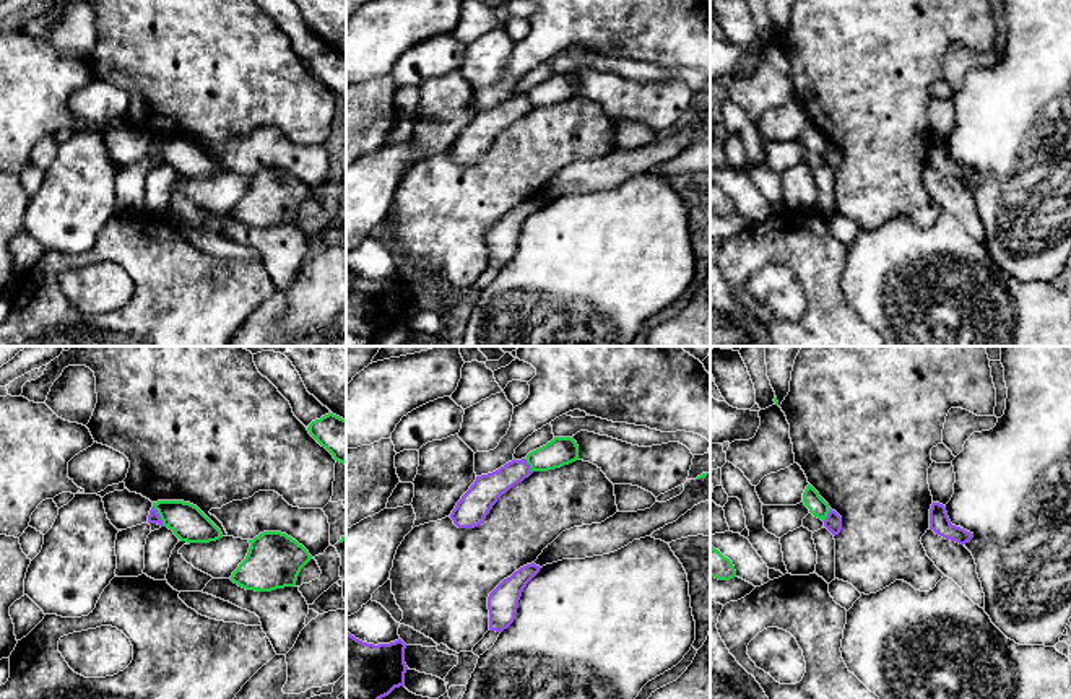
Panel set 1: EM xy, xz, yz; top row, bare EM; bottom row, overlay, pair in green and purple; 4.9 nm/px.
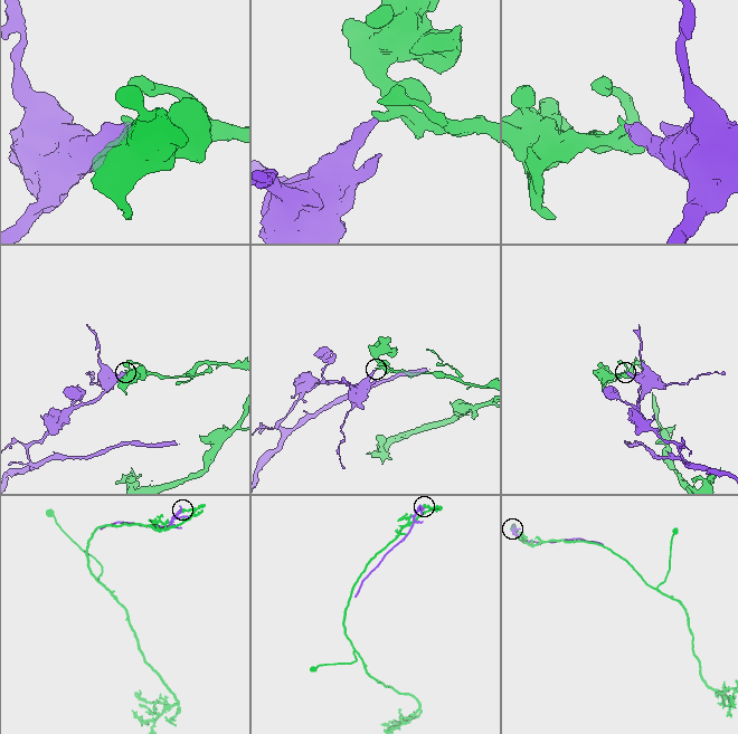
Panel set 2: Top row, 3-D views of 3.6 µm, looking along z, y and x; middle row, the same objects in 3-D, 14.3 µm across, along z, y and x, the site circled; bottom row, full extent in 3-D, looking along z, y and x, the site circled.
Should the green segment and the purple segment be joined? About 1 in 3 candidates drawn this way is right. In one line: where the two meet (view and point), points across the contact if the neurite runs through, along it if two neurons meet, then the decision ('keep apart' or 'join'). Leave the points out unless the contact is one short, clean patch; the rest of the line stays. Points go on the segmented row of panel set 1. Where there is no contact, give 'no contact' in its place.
contact xy (160, 516); border xy (153, 506), (164, 525); keep apart

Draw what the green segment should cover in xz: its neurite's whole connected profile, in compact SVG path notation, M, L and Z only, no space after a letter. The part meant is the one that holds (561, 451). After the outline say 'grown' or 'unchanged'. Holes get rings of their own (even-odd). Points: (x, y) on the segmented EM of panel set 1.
M554 437L546 445L530 452L527 463L531 471L548 471L579 460L579 445L572 437Z | unchanged

